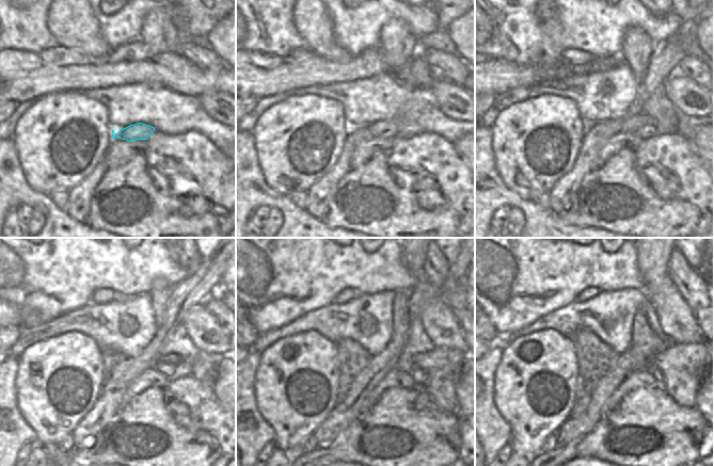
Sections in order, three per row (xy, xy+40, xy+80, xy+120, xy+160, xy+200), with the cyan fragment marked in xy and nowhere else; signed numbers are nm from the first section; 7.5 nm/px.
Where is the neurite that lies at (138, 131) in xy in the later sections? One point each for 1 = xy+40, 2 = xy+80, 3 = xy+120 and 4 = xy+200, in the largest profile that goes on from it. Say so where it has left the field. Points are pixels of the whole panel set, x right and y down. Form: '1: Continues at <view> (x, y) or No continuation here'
1: Continues at xy+40 (390, 128)
2: Continues at xy+80 (632, 124)
3: Continues at xy+120 (172, 359)
4: Continues at xy+200 (683, 367)

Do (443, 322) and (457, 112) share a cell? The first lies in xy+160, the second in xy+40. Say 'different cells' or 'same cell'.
same cell

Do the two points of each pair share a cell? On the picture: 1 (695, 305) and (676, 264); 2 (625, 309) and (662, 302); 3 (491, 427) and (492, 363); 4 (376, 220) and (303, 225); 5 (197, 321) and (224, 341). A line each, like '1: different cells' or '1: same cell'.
1: same cell
2: different cells
3: same cell
4: different cells
5: same cell

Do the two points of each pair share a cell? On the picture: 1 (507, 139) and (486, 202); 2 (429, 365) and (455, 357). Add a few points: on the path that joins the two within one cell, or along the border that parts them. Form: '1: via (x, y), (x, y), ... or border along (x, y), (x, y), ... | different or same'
1: border along (491, 145), (495, 170), (502, 181), (511, 190) | different
2: via (435, 364), (446, 364), (448, 362) | same

